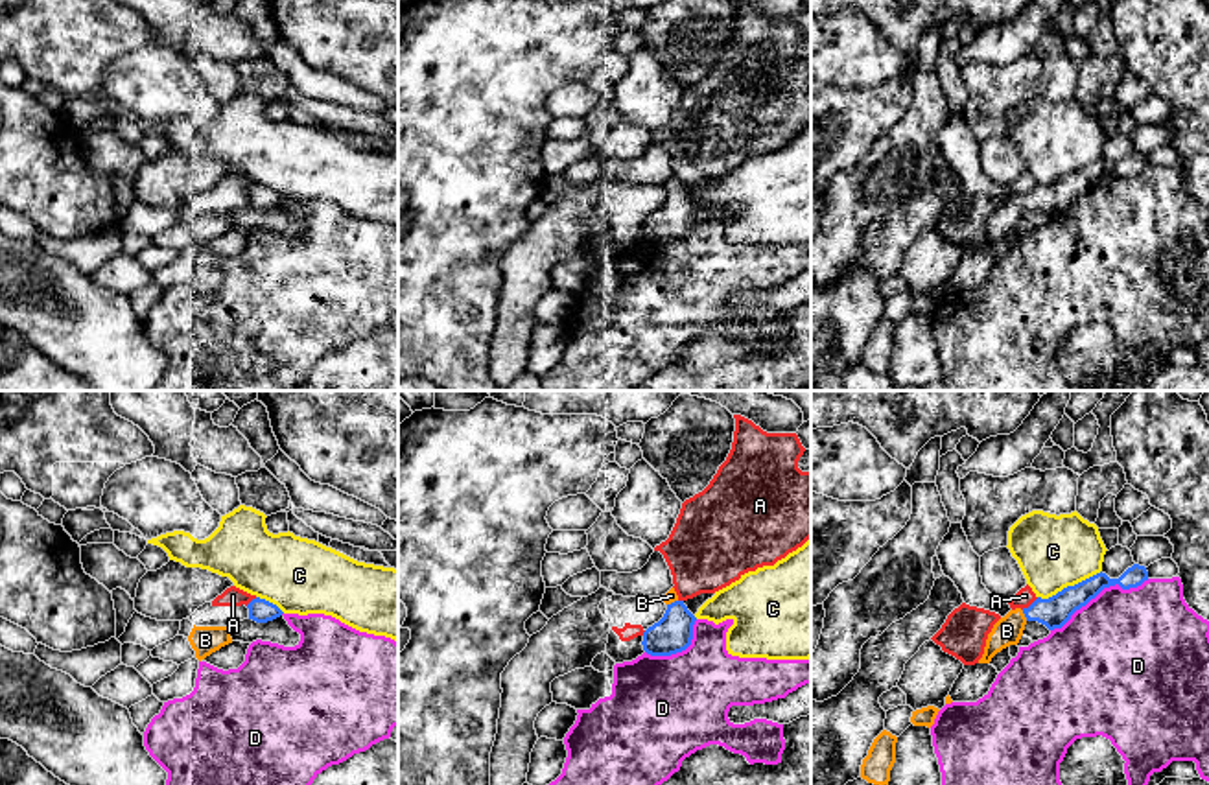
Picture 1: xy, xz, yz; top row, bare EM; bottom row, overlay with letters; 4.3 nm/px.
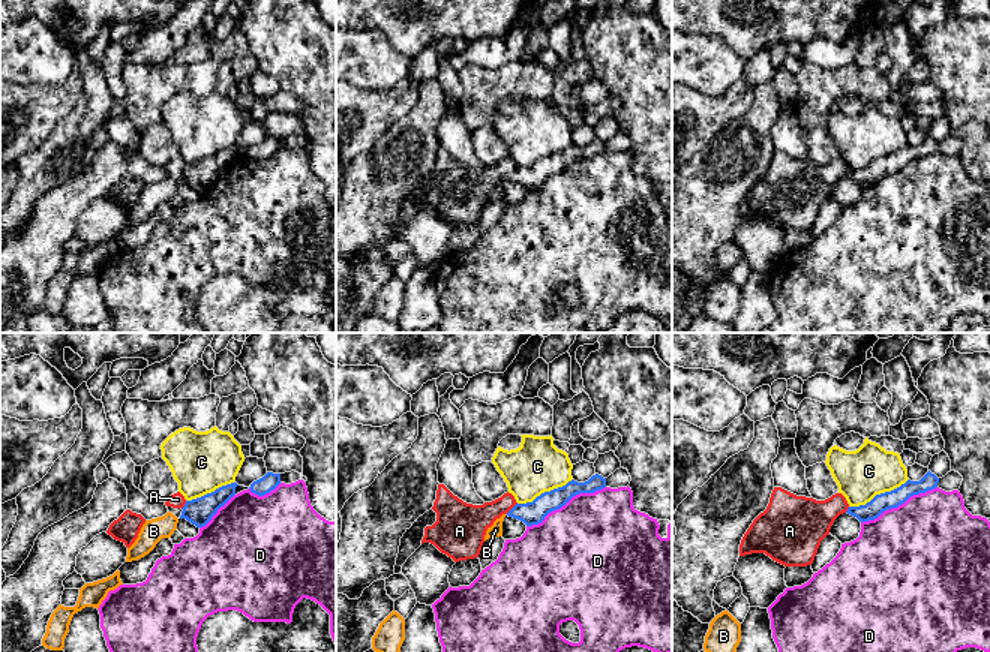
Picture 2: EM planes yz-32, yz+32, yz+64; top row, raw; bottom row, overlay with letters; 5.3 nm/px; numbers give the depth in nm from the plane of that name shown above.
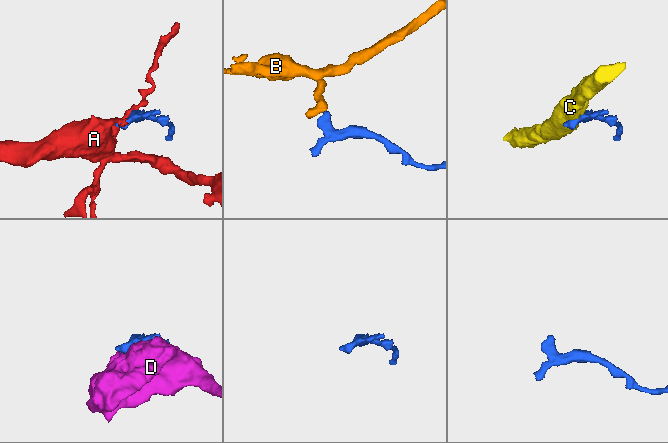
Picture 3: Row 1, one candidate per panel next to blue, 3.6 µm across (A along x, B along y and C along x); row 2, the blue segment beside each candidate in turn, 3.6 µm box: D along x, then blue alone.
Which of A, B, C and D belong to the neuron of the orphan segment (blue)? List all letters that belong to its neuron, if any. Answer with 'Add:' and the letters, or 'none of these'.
Add: B

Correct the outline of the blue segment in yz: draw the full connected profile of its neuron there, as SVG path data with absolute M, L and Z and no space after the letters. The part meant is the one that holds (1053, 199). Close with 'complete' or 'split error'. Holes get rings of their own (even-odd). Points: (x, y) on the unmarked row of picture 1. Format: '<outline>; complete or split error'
M1133 151L1119 166L1109 166L1100 158L1074 173L1063 175L1049 186L1038 184L1028 195L1010 197L988 221L979 251L990 251L1003 236L1017 232L1028 208L1038 208L1049 217L1062 216L1076 197L1086 193L1104 175L1119 171L1122 177L1130 177L1141 173L1144 168L1148 168L1146 155Z; split error

